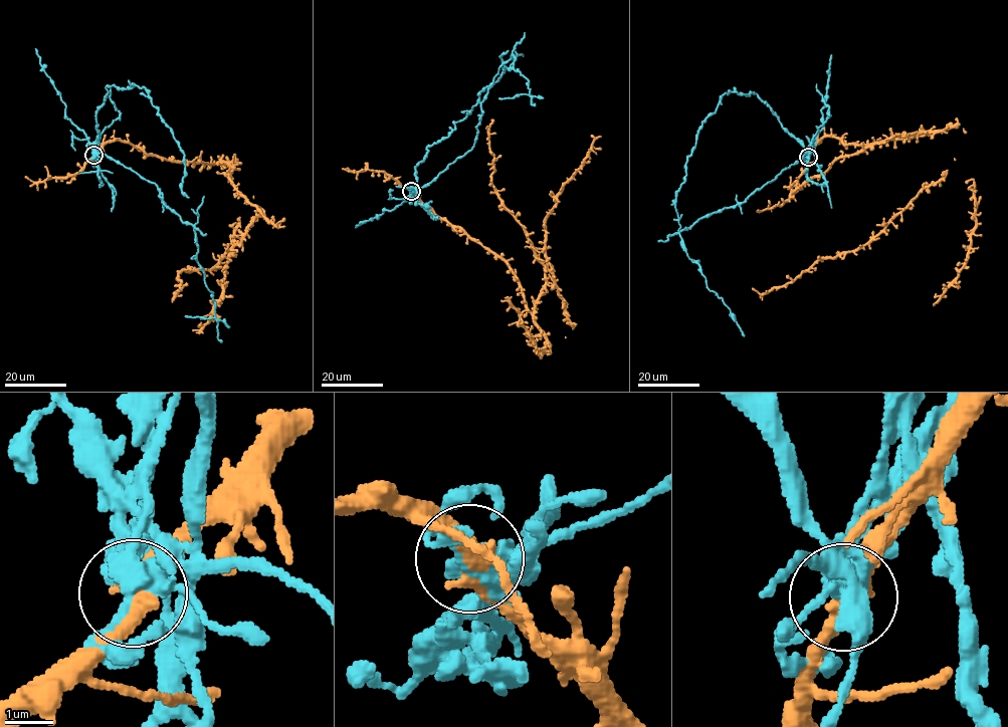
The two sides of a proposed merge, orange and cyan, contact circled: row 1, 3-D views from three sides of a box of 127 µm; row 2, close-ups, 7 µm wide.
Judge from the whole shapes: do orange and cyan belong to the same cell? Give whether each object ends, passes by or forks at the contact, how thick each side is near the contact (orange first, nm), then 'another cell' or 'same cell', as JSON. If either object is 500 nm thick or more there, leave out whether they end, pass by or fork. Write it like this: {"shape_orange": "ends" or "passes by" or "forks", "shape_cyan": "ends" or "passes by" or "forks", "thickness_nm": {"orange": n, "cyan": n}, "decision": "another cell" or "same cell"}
{"shape_orange": "passes by", "shape_cyan": "passes by", "thickness_nm": {"orange": 340, "cyan": 480}, "decision": "another cell"}

